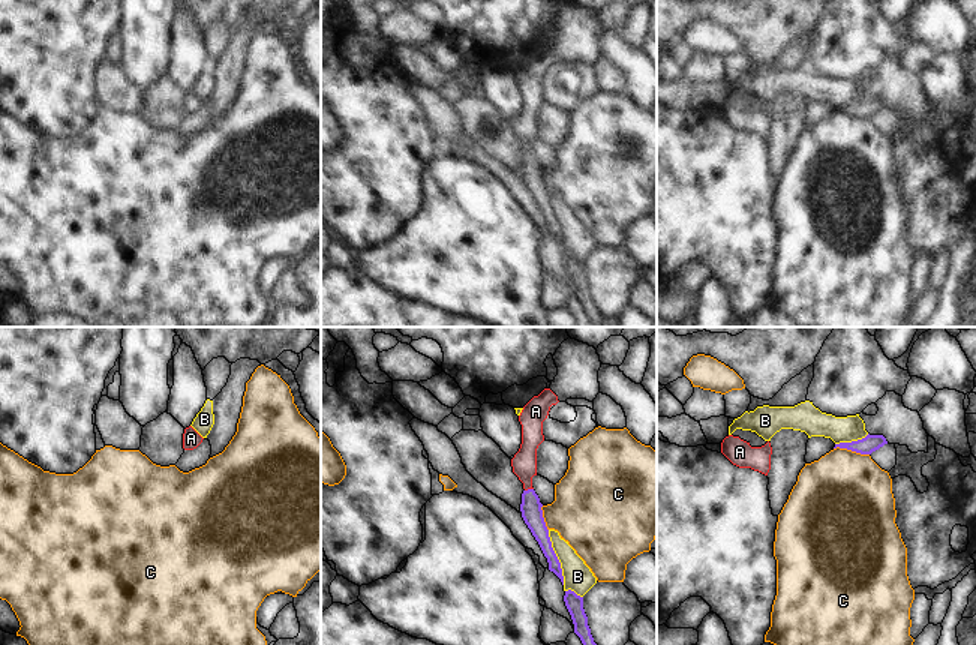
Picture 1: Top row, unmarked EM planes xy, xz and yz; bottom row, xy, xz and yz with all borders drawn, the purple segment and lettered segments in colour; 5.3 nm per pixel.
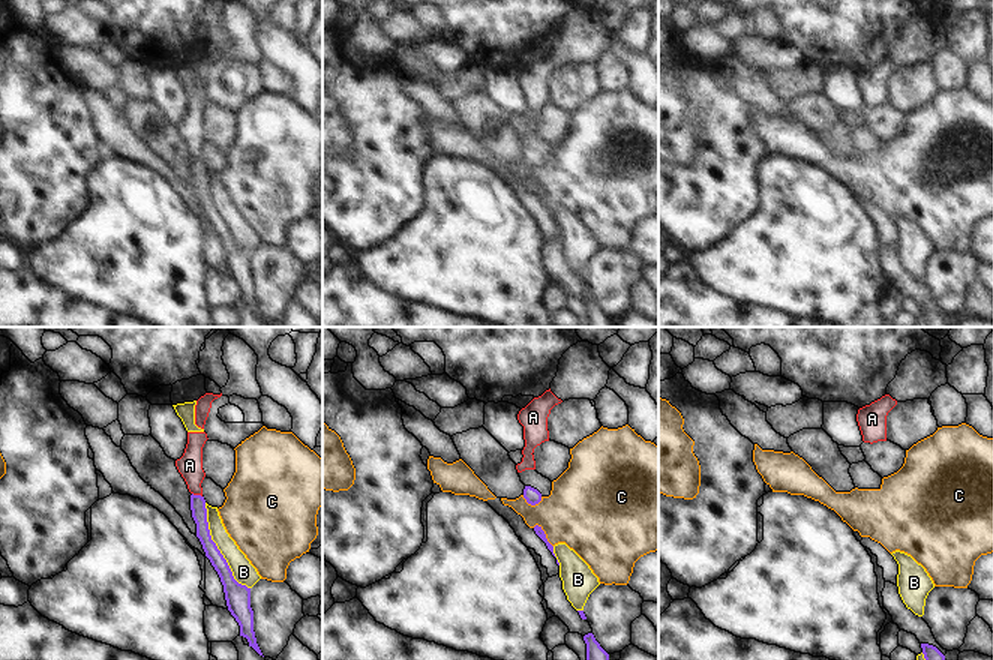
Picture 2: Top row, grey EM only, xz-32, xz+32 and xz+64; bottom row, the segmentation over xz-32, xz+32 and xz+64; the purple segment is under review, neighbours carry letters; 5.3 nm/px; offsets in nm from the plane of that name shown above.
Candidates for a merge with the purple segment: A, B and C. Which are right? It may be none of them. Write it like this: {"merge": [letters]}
{"merge": ["A"]}

